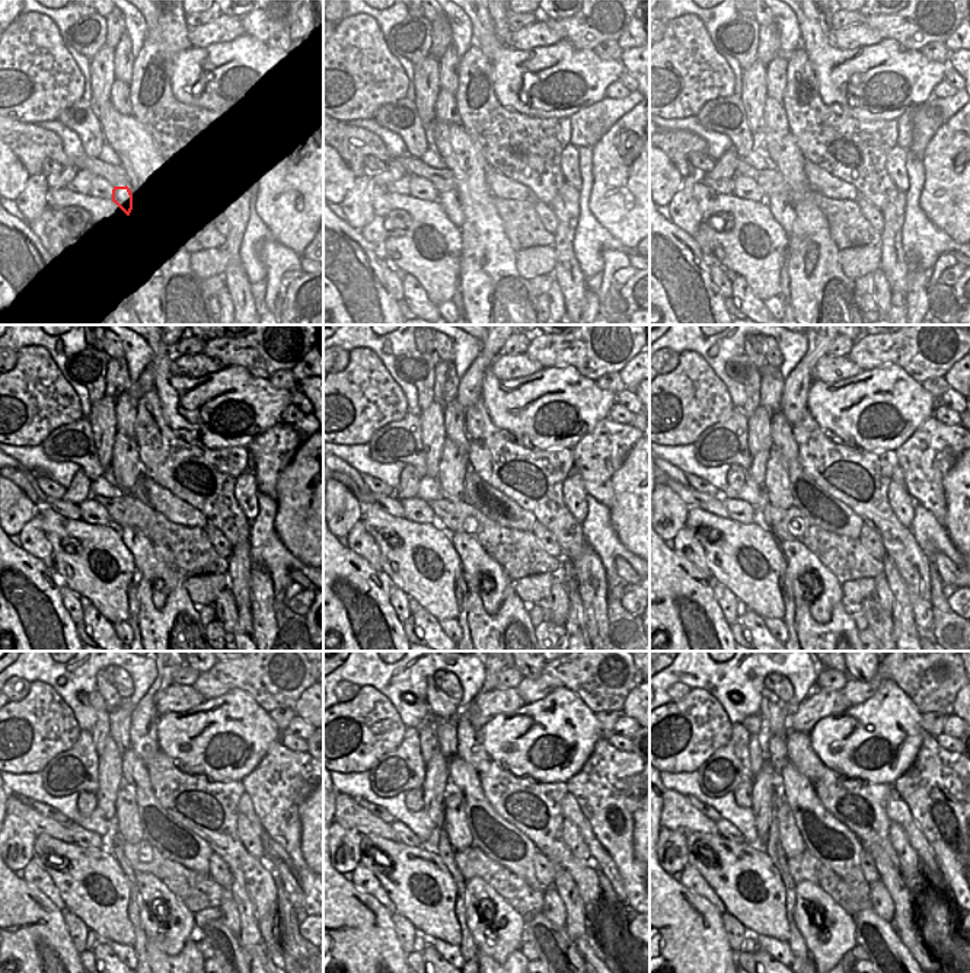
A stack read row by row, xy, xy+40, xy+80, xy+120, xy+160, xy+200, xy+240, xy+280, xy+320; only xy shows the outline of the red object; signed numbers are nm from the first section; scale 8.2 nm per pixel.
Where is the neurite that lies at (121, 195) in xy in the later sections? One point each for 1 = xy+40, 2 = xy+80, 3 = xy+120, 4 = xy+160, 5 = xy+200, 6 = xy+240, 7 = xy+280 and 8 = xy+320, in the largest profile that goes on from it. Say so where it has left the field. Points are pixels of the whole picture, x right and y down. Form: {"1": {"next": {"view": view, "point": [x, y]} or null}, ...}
{"1": {"next": {"view": "xy+40", "point": [449, 201]}}, "2": {"next": {"view": "xy+80", "point": [784, 213]}}, "3": {"next": {"view": "xy+120", "point": [147, 565]}}, "4": {"next": {"view": "xy+160", "point": [476, 564]}}, "5": {"next": {"view": "xy+200", "point": [803, 564]}}, "6": {"next": {"view": "xy+240", "point": [153, 893]}}, "7": {"next": {"view": "xy+280", "point": [479, 896]}}, "8": {"next": {"view": "xy+320", "point": [822, 947]}}}

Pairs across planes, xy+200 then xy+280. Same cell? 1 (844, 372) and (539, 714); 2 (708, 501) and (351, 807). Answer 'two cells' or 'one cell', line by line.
1: two cells
2: one cell

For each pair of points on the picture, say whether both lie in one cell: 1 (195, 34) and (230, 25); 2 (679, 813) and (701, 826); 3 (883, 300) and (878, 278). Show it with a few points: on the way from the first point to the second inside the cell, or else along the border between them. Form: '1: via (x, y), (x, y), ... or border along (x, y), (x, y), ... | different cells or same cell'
1: via (204, 34), (222, 29) | same cell
2: via (685, 819), (695, 822) | same cell
3: via (881, 294), (880, 284) | same cell

